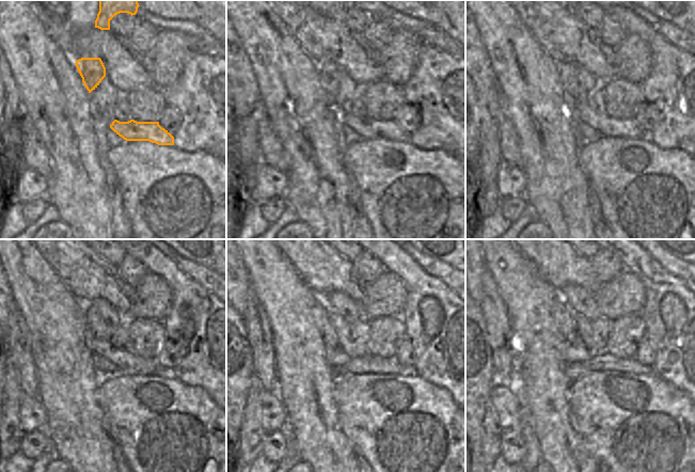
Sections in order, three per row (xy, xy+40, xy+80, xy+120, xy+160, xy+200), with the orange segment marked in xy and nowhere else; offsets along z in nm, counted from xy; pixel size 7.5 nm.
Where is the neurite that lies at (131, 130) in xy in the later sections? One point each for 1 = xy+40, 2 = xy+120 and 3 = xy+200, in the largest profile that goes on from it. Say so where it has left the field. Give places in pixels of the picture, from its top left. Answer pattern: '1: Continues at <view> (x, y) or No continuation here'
1: Continues at xy+40 (368, 128)
2: Continues at xy+120 (96, 334)
3: Continues at xy+200 (568, 324).

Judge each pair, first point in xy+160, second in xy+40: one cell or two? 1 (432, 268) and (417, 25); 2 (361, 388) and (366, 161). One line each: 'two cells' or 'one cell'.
1: two cells
2: one cell

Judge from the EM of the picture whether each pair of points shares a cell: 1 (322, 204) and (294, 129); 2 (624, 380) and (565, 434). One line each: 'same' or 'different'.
1: same
2: different

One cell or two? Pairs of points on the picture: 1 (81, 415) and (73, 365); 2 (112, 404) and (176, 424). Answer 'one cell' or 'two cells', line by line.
1: one cell
2: one cell

